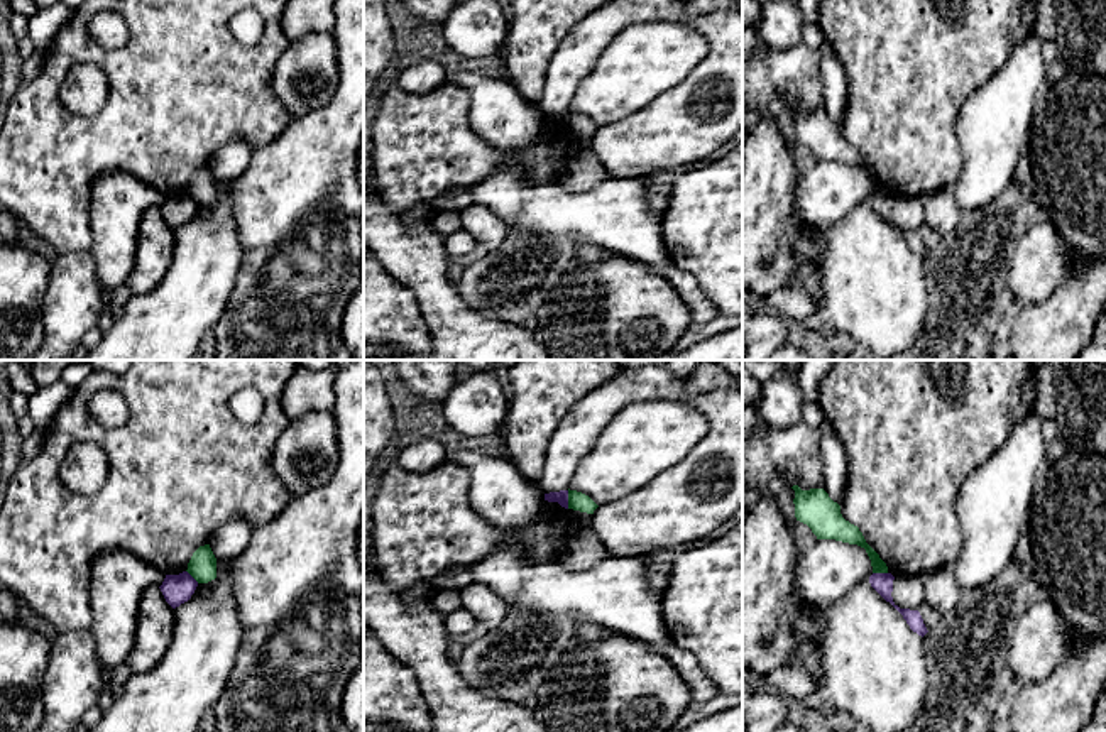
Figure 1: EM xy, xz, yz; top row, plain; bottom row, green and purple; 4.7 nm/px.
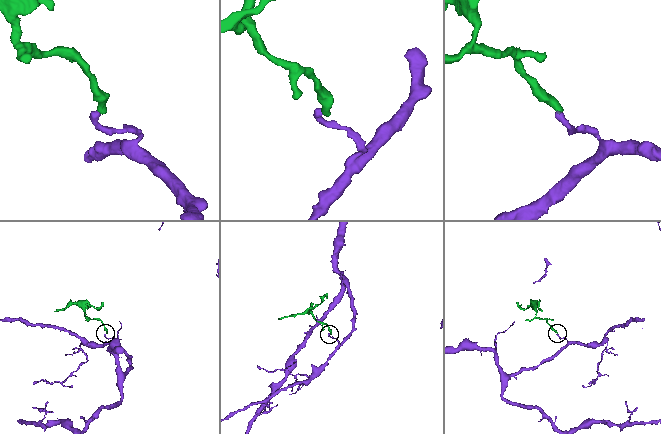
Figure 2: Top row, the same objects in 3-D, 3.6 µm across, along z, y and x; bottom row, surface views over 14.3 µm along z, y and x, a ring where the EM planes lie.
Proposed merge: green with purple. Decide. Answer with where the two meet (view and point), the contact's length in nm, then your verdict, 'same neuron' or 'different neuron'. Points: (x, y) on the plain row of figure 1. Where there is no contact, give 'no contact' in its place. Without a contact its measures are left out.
xz (569, 120) | 90 nm | different neuron

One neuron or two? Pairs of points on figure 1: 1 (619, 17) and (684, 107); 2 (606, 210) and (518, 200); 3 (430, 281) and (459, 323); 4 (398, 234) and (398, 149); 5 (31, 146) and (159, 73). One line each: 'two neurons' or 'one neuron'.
1: one neuron
2: one neuron
3: one neuron
4: two neurons
5: one neuron

